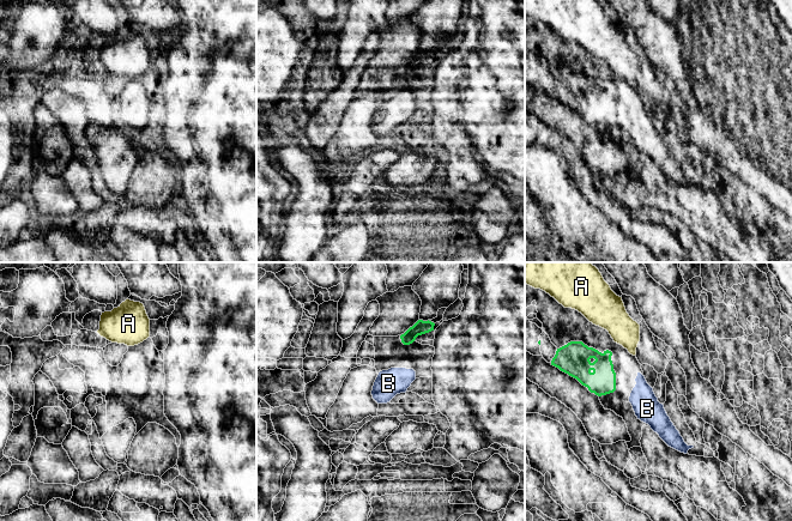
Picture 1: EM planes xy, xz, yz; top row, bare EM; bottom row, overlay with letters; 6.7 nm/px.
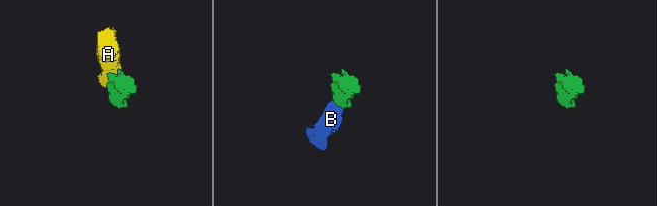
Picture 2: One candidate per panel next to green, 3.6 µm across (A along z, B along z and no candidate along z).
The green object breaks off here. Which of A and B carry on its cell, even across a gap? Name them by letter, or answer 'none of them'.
B

